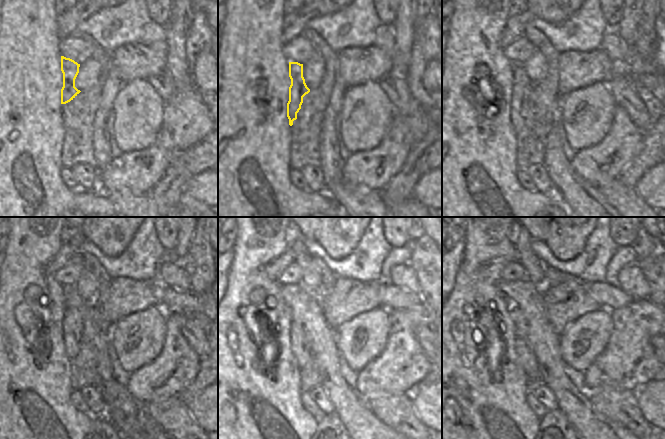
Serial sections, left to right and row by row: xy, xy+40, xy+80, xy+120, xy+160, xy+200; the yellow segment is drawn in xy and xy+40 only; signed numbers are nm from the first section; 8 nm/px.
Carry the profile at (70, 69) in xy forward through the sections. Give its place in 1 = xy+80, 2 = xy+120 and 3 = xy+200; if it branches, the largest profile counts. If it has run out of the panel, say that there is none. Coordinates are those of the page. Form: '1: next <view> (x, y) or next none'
1: next xy+80 (522, 87)
2: next xy+120 (73, 319)
3: next xy+200 (527, 357)

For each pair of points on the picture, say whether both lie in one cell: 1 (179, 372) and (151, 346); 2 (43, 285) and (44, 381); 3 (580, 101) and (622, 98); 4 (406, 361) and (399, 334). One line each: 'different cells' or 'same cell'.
1: different cells
2: same cell
3: different cells
4: same cell

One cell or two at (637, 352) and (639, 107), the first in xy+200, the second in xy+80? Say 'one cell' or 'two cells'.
two cells

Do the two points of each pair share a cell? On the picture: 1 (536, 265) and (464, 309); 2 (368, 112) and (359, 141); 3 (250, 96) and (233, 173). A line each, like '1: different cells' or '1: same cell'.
1: different cells
2: same cell
3: same cell

